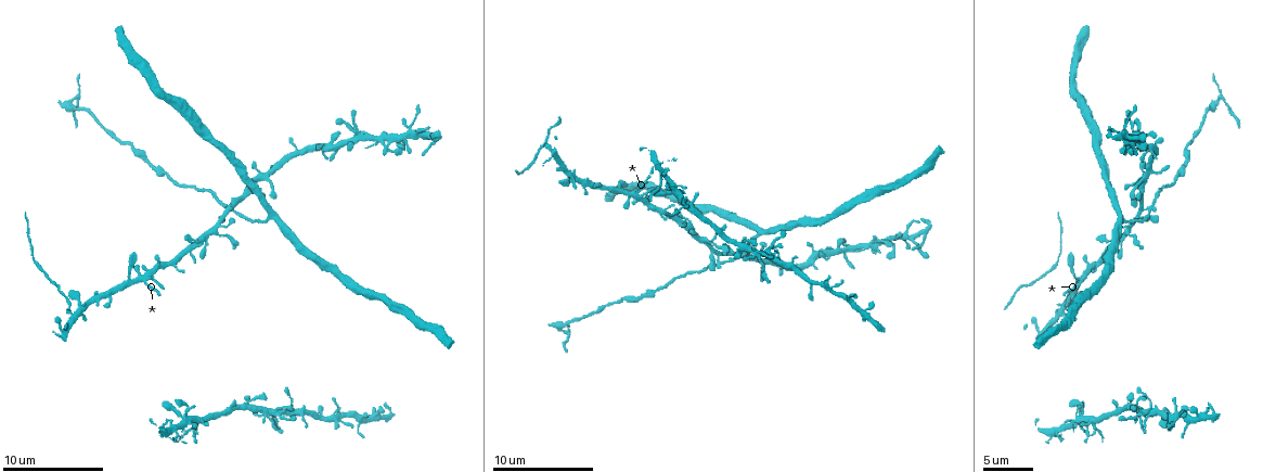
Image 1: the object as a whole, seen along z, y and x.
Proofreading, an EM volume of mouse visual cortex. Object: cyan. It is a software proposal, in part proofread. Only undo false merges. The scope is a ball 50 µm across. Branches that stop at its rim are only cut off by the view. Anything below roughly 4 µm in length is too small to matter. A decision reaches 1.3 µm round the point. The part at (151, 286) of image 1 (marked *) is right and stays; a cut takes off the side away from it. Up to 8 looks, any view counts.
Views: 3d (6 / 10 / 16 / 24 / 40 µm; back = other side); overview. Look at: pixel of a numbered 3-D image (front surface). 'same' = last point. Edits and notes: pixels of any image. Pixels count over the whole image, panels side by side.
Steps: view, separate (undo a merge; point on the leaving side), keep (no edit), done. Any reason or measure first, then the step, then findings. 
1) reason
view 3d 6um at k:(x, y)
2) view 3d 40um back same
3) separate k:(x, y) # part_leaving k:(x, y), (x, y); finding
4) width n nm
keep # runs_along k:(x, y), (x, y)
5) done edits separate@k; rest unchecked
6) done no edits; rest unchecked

looks like a crossing
view 3d 10um at 1:(145, 274)

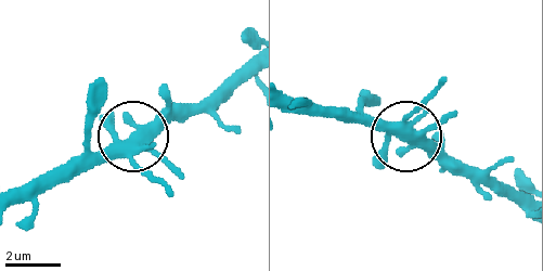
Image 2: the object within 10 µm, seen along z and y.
keep # continuous, no second neuron

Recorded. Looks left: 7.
looks like a crossing
view 3d 6um at 1:(1143, 207)

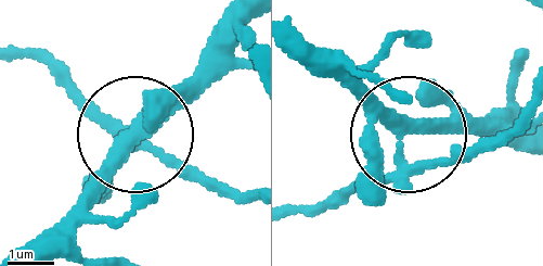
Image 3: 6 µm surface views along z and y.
arms 4
separate 3:(74, 91) # part_leaving 3:(406, 170), (473, 154), (527, 112); a second neuron is stuck on

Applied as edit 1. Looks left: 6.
view overview

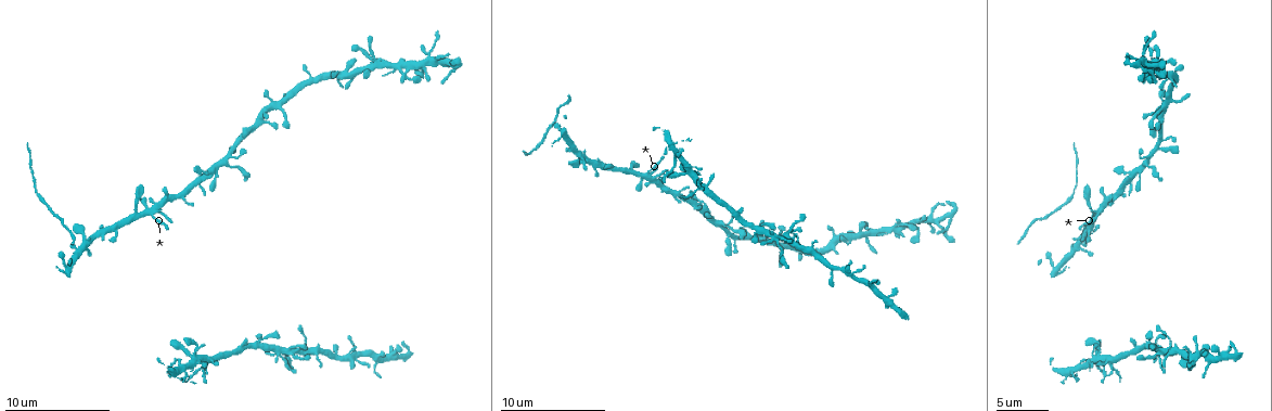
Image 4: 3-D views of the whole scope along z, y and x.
a narrow waist
view 3d 16um at 4:(1099, 348)

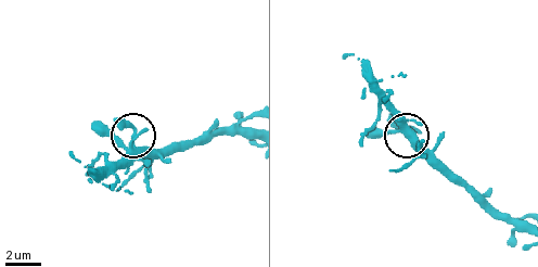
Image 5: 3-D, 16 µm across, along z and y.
view 3d 16um back same

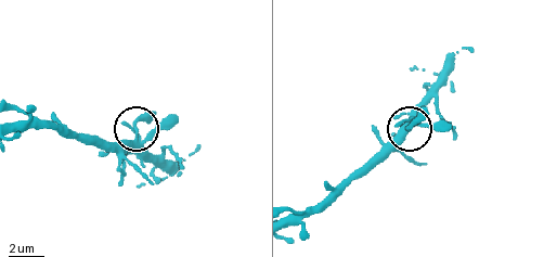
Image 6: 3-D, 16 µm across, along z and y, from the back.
keep # continuous, no second neuron

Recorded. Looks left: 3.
small branch off a trunk
view 3d 16um at 4:(283, 353)

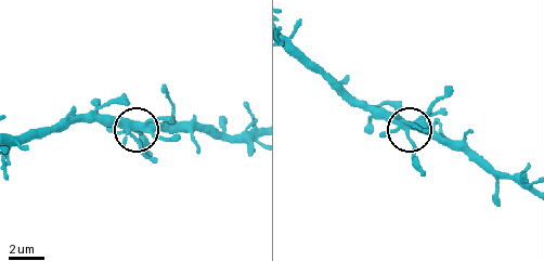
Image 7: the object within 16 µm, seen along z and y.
view 3d 6um at 7:(405, 131)

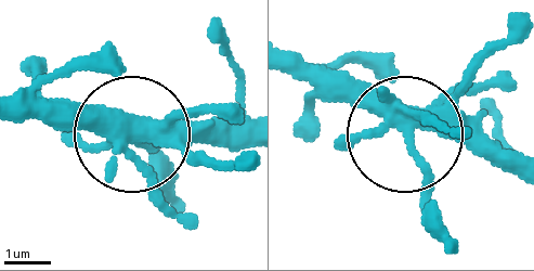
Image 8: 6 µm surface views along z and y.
width 320 nm
keep # all the same neuron

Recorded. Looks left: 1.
done edits separate@3; rest unchecked

